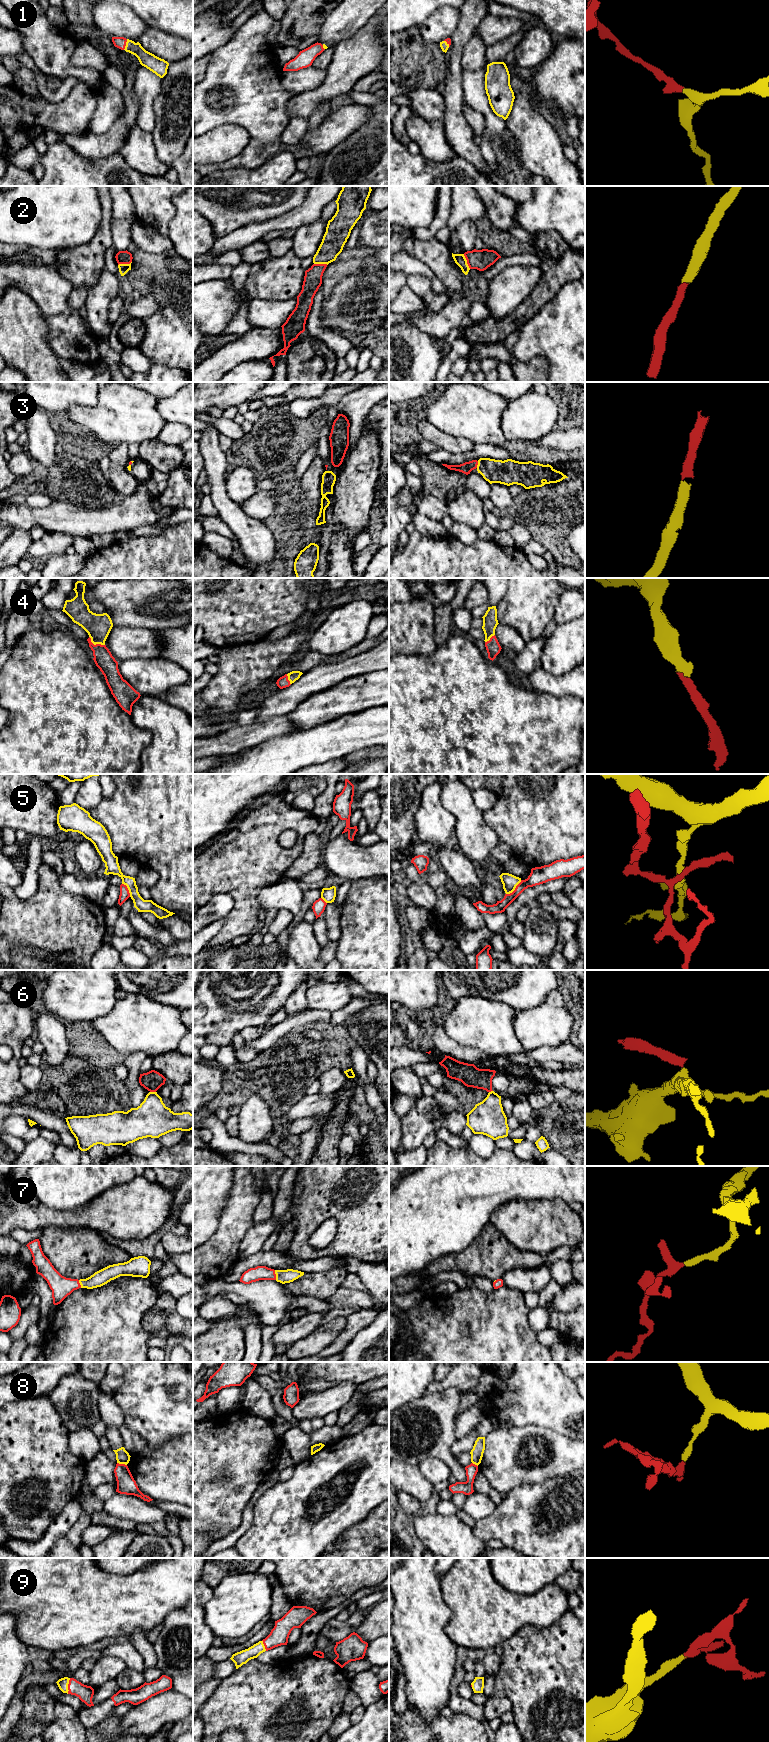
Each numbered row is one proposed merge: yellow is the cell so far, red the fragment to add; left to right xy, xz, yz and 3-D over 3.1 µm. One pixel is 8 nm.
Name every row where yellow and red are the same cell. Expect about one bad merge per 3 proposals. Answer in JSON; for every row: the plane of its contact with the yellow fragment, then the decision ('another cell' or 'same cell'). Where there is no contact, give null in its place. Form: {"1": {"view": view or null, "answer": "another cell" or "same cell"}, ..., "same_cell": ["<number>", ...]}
{"1": {"view": "xy", "answer": "same cell"}, "2": {"view": "yz", "answer": "same cell"}, "3": {"view": "yz", "answer": "same cell"}, "4": {"view": "xy", "answer": "same cell"}, "5": {"view": "yz", "answer": "another cell"}, "6": {"view": "xy", "answer": "another cell"}, "7": {"view": "xz", "answer": "same cell"}, "8": {"view": "xy", "answer": "another cell"}, "9": {"view": "xy", "answer": "same cell"}, "same_cell": ["1", "2", "3", "4", "7", "9"]}

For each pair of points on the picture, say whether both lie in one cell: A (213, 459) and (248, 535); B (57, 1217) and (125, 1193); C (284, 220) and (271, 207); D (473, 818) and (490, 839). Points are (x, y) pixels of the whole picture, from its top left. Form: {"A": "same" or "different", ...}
{"A": "same", "B": "same", "C": "different", "D": "same"}

